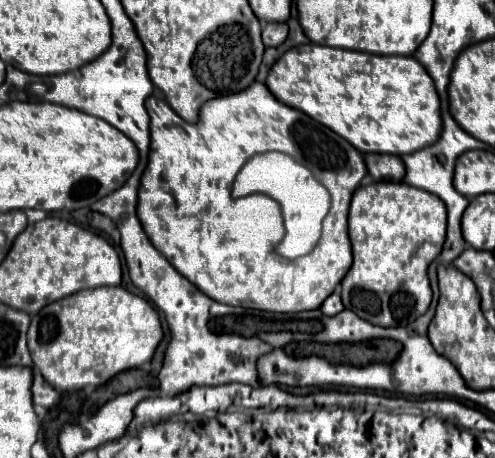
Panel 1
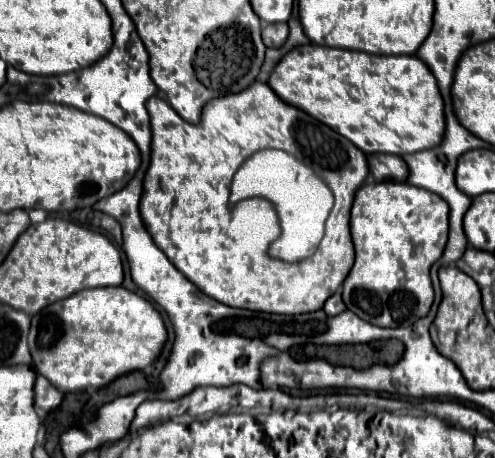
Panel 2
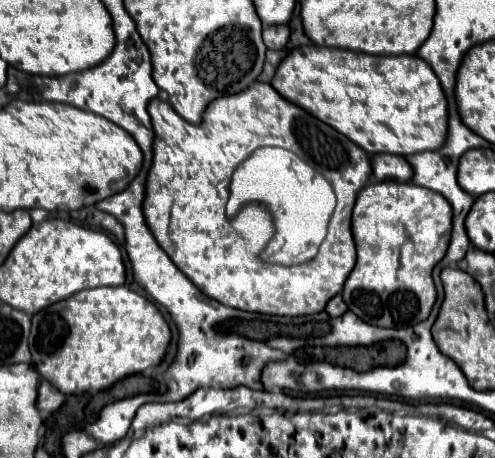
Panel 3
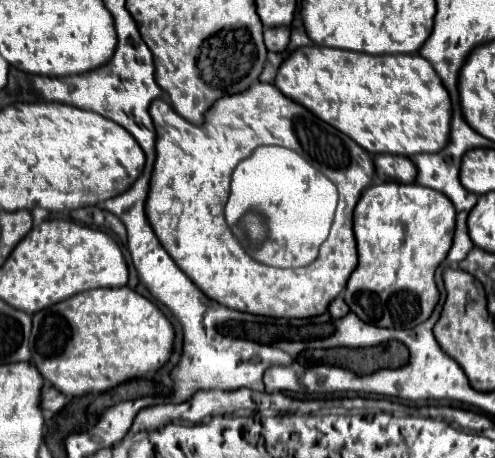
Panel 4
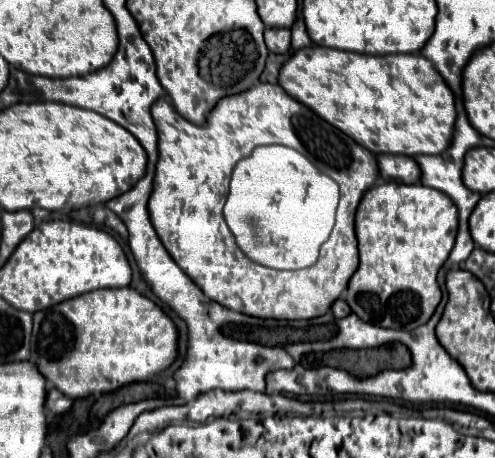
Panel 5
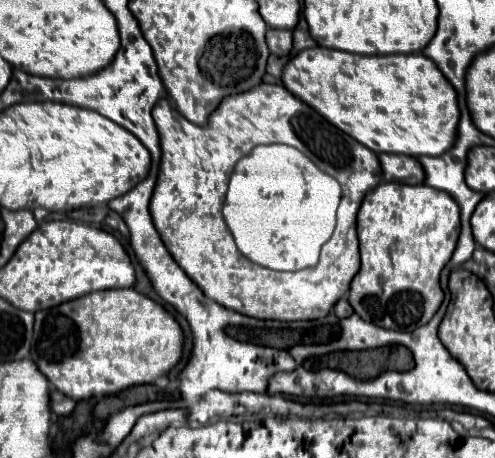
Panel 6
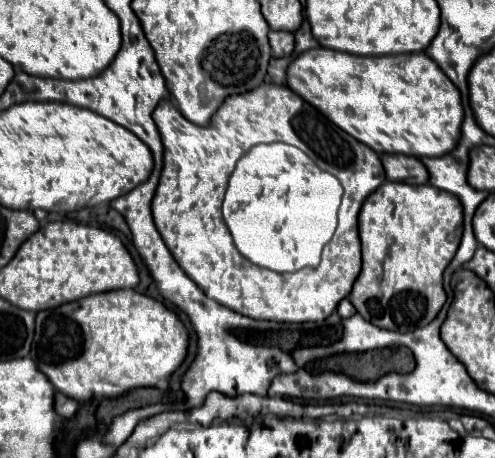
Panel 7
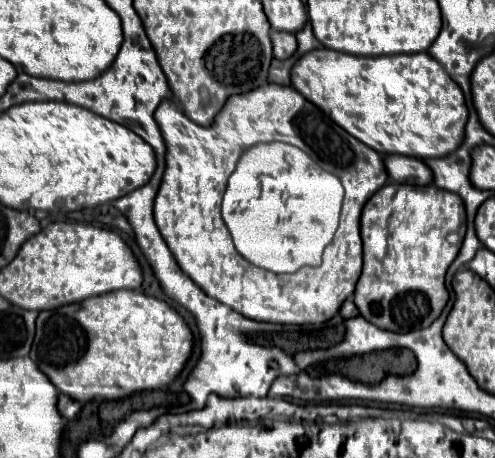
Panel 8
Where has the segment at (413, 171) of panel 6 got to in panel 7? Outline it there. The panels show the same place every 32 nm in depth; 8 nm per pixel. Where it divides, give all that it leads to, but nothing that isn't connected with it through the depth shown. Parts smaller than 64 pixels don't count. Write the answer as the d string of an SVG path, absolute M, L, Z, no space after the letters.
M382 154L380 156L386 180L390 182L404 182L404 184L426 184L428 172L424 164L414 156L400 156L400 154Z

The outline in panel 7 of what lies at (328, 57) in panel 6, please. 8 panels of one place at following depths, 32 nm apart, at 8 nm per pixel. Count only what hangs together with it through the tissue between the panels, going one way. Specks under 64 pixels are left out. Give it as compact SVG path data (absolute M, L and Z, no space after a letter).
M314 48L302 52L288 66L286 84L332 124L376 154L442 156L450 152L460 138L464 118L460 92L424 52L362 58L328 48Z

